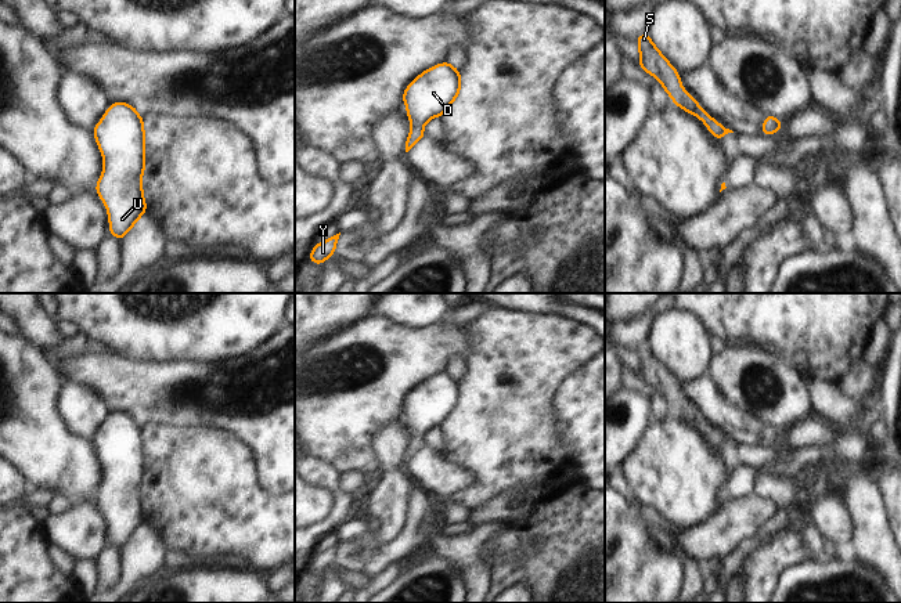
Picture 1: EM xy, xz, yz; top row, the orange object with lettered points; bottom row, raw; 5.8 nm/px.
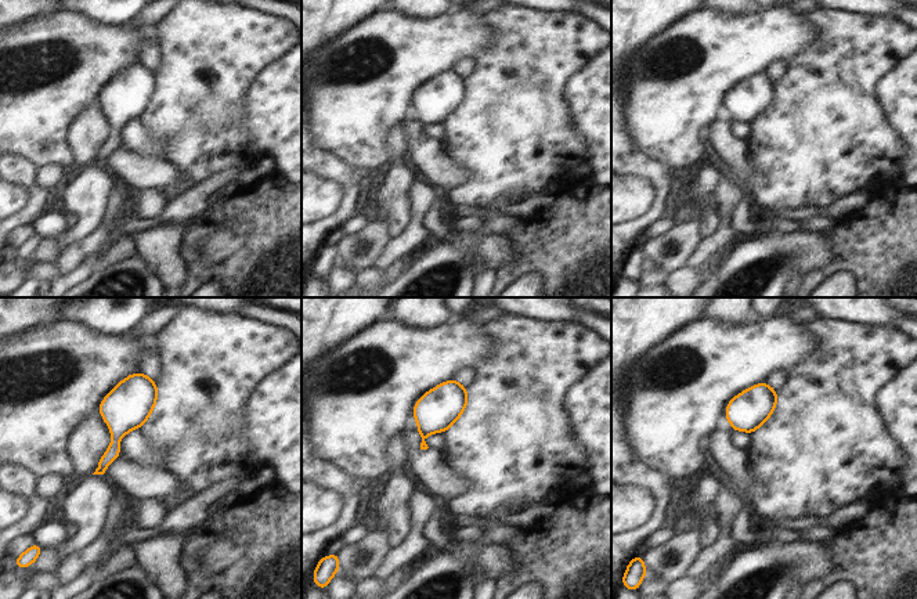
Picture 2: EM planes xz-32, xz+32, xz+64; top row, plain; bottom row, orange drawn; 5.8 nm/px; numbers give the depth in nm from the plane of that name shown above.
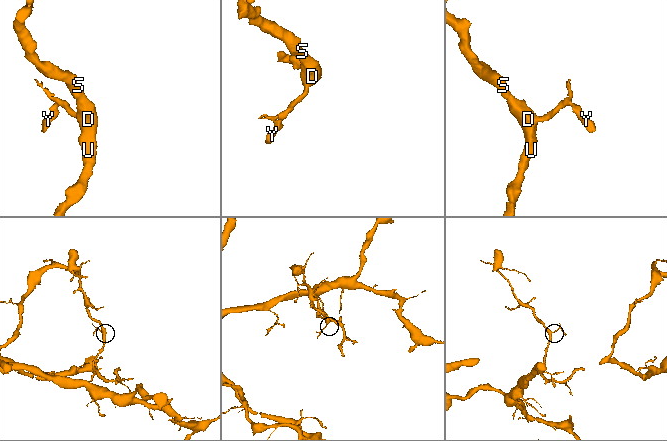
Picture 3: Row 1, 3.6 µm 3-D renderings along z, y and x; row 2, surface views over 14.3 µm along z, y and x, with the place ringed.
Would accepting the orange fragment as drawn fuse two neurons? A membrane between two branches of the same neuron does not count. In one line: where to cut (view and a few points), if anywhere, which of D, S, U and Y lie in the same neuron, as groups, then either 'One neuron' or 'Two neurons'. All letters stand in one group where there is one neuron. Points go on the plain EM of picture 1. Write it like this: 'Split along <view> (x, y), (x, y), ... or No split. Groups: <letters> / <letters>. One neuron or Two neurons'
No split. Groups: D S U Y. One neuron.

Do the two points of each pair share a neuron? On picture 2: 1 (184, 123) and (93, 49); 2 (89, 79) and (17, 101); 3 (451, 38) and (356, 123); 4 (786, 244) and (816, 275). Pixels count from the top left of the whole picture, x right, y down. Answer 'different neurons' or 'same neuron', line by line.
1: different neurons
2: same neuron
3: same neuron
4: different neurons

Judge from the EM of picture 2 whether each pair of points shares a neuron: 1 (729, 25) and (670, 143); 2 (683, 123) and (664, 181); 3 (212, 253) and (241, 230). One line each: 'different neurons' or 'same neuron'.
1: same neuron
2: different neurons
3: same neuron

